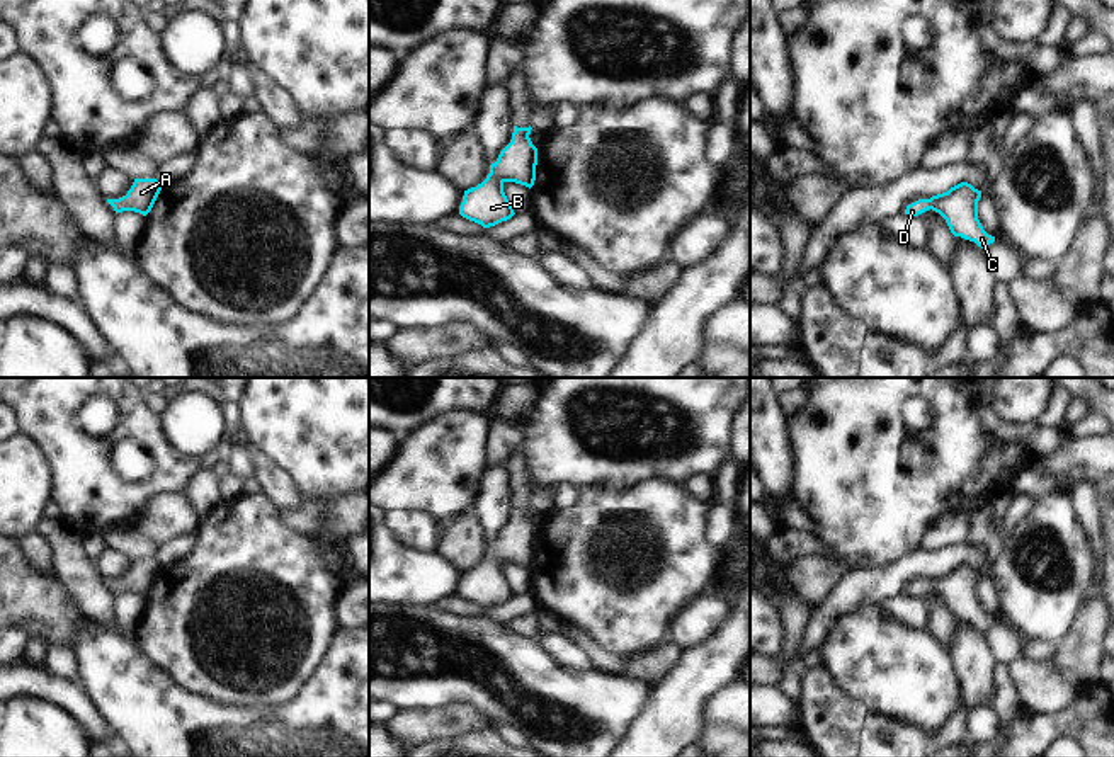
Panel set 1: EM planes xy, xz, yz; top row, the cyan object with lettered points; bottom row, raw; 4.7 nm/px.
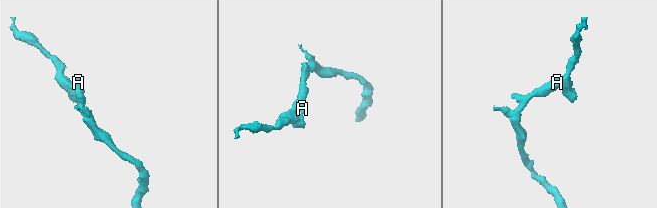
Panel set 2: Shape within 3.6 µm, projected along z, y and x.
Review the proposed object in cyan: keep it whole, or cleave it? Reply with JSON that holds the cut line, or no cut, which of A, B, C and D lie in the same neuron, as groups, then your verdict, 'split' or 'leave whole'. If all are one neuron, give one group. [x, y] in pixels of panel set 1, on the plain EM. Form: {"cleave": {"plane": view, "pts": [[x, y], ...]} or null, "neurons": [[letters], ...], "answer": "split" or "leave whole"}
{"cleave": null, "neurons": [["A", "B", "C", "D"]], "answer": "leave whole"}

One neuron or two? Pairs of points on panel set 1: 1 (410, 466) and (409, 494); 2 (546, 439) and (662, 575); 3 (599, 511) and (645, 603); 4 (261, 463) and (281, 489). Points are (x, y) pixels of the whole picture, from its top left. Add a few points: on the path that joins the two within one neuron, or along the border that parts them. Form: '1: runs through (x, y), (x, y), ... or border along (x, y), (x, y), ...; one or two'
1: runs through (410, 473), (409, 487); one
2: border along (628, 489), (606, 490), (585, 487), (582, 490); two
3: runs through (608, 533), (614, 558), (621, 565), (623, 580); one
4: runs through (266, 470), (274, 482); one

